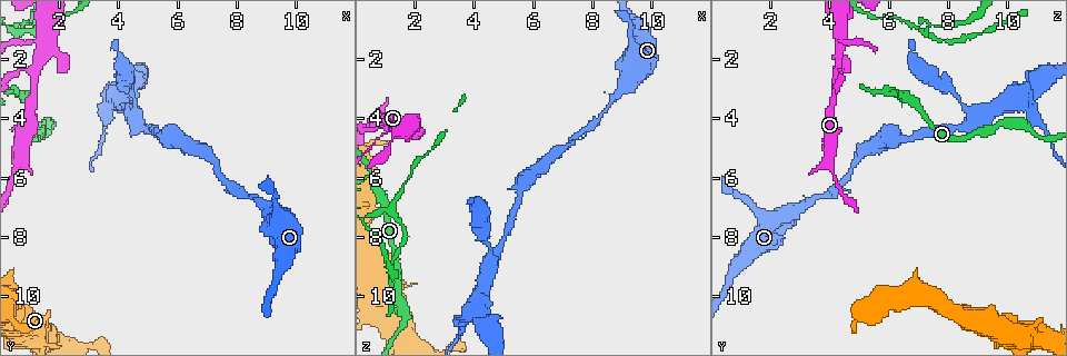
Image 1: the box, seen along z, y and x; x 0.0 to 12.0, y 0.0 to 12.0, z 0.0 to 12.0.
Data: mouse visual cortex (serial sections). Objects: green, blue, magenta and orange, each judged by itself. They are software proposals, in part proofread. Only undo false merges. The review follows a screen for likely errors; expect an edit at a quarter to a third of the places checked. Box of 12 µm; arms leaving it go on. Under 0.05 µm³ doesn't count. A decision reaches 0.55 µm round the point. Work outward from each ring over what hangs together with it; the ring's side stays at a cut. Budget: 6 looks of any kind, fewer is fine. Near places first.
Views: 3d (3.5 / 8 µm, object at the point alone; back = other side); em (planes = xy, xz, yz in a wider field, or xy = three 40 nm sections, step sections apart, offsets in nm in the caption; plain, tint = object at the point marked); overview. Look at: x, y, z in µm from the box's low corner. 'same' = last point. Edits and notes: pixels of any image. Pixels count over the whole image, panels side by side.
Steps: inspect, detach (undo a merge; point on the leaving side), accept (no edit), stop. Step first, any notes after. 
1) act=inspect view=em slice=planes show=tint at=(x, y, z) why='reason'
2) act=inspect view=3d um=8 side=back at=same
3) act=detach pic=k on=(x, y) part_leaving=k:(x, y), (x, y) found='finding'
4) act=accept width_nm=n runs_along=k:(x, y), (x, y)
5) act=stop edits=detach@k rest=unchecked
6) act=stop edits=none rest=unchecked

act=inspect view=3d um=3.5 at=(1.6, 4.4, 10.8)

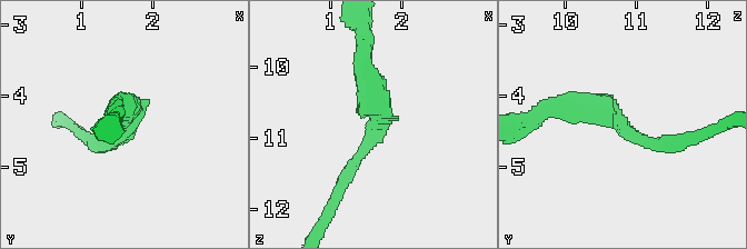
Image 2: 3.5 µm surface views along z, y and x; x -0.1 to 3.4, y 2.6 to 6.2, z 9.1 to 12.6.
act=inspect view=em slice=xy step=3 show=tint at=(1.65, 4.40, 10.85) arm_widths_nm=150,300 why='shape alone is not enough'

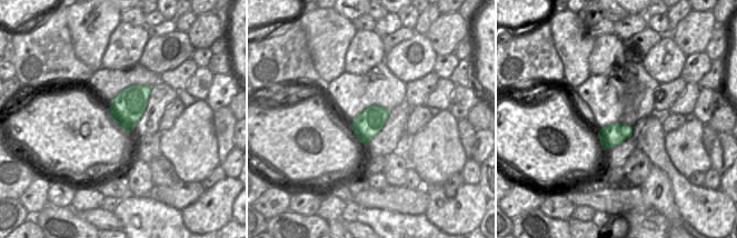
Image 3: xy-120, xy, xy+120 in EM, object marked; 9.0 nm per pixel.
act=detach pic=2 on=(644, 140) part_leaving=2:(618, 117), (660, 147), (695, 137) found='two cells meet here'

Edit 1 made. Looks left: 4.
act=inspect view=3d um=8 at=(3.8, 3.5, 10.6) why='sudden change in width'

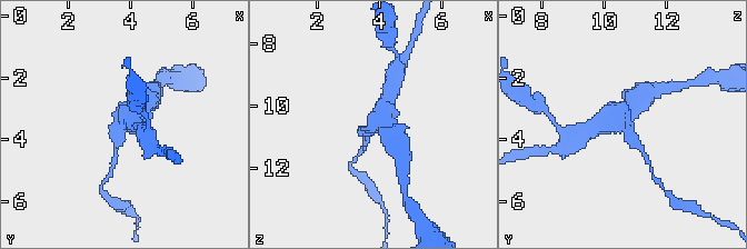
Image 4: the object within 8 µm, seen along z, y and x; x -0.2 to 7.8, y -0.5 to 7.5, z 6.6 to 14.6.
act=inspect view=em slice=xy step=1 show=tint at=(3.8, 3.5, 10.6)

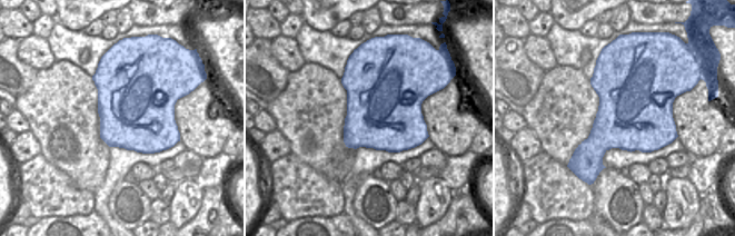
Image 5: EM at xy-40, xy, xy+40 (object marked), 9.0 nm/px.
act=detach pic=4 on=(640, 147) part_leaving=4:(628, 131), (651, 171) found='a second cell is stuck on'

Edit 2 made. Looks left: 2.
act=stop edits=detach@2,detach@4 rest=unchecked

